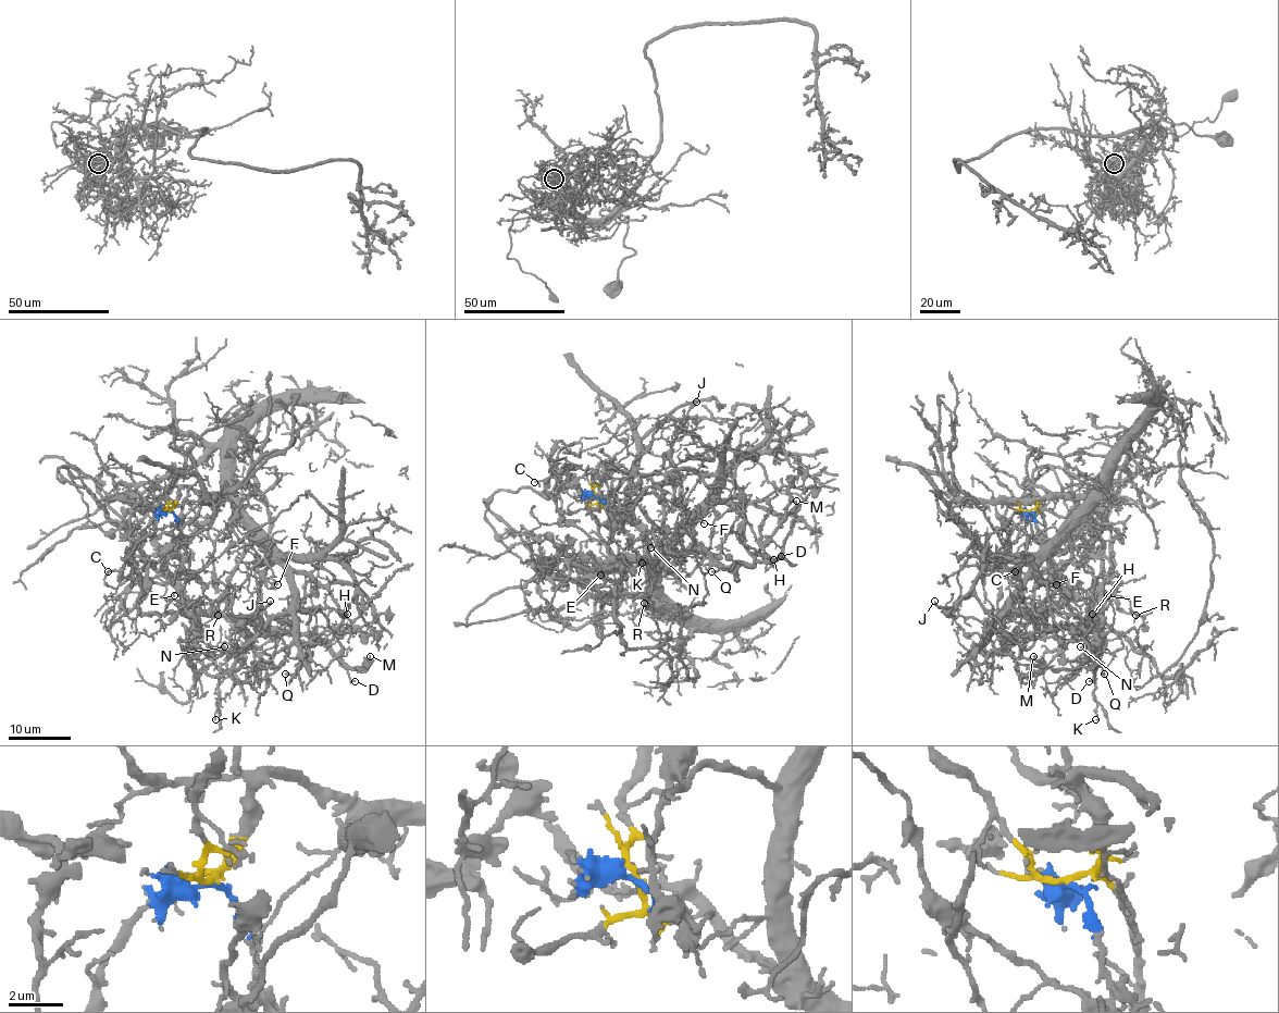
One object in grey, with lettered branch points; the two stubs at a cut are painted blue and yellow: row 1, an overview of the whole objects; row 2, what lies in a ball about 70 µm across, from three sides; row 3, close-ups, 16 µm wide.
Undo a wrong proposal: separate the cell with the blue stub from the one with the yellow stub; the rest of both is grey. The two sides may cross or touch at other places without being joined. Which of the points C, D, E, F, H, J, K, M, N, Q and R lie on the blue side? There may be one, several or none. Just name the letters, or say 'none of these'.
C, D, E, F, H, J, K, M, N, Q, R

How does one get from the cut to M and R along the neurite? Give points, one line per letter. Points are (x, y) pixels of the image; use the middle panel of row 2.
M: (596, 495), (637, 556), (648, 563), (677, 563), (706, 551), (725, 566), (772, 561), (780, 555), (795, 499)
R: (596, 495), (630, 538), (637, 556), (655, 576), (644, 604)

